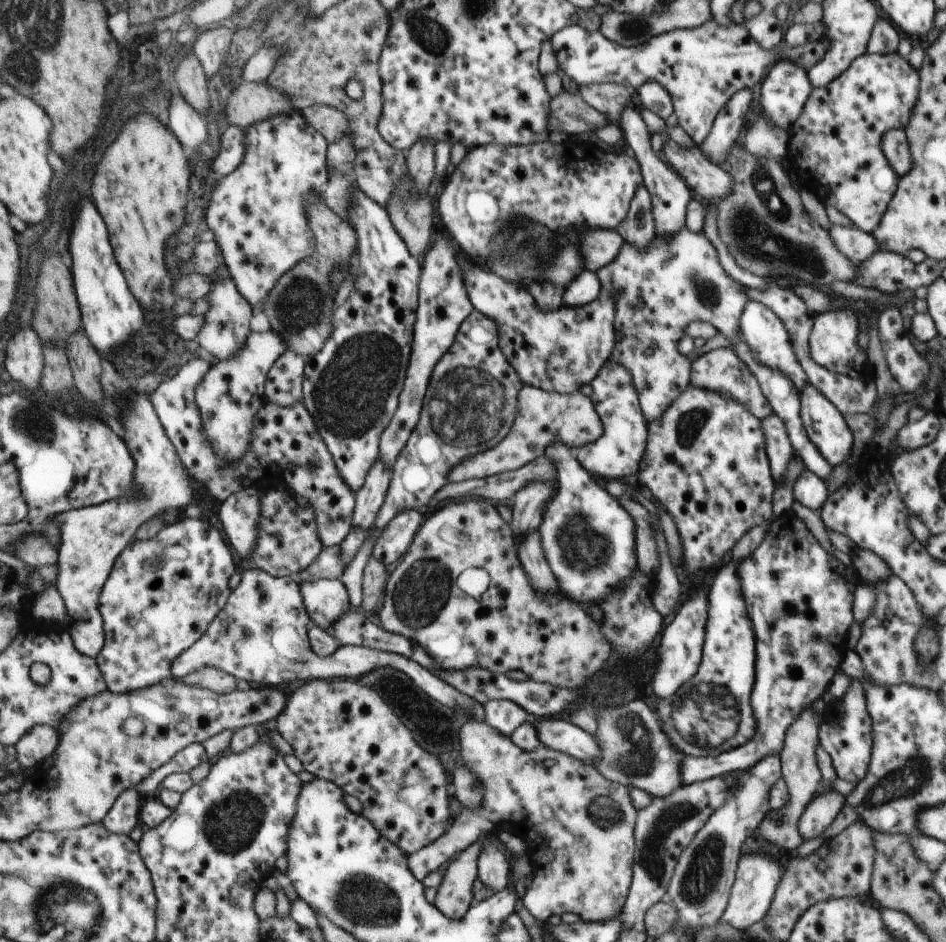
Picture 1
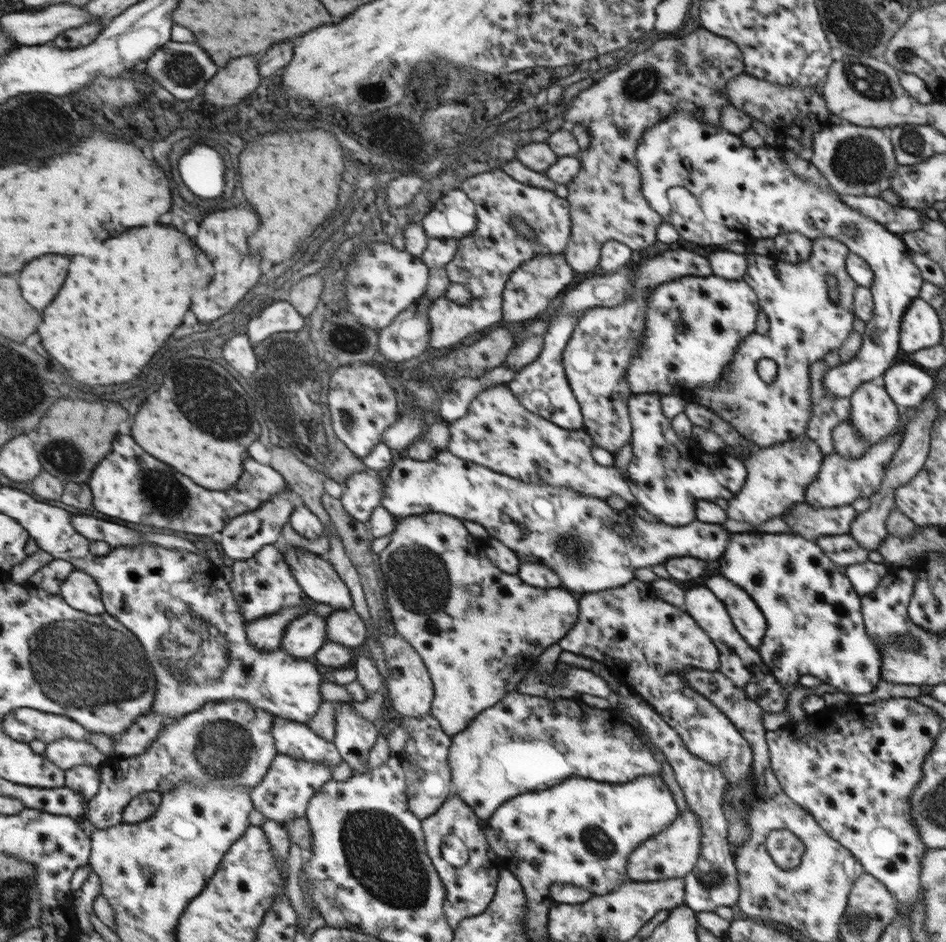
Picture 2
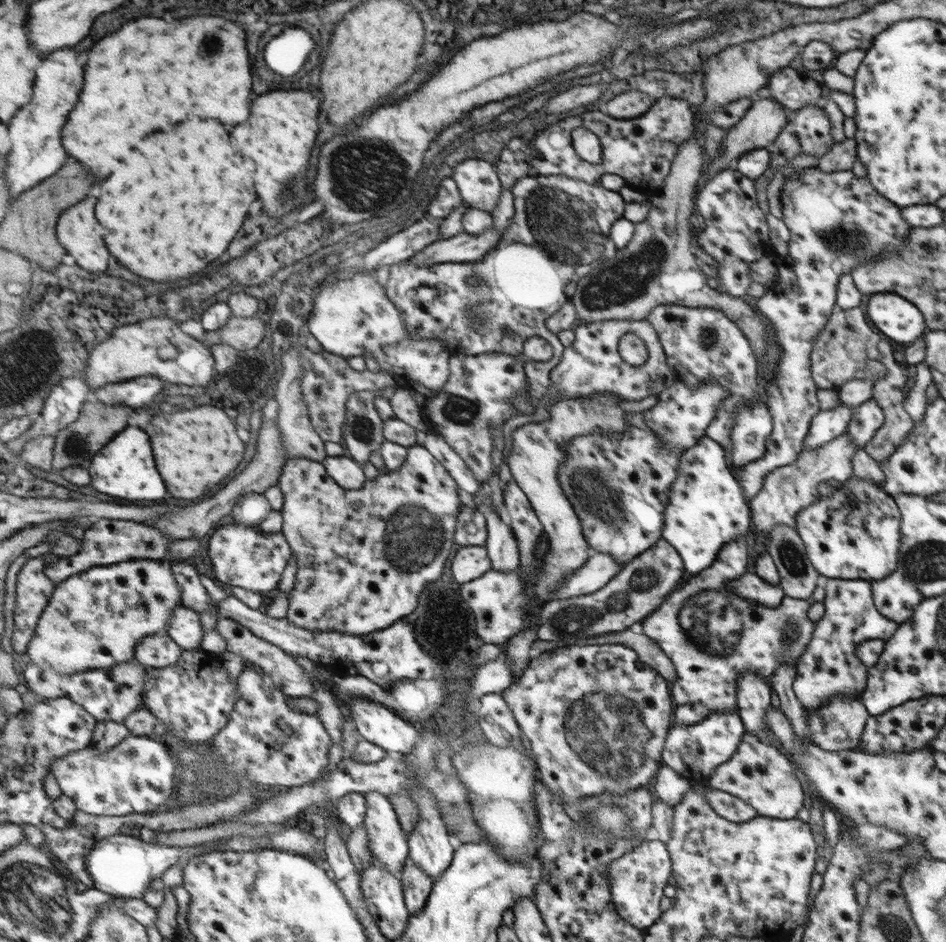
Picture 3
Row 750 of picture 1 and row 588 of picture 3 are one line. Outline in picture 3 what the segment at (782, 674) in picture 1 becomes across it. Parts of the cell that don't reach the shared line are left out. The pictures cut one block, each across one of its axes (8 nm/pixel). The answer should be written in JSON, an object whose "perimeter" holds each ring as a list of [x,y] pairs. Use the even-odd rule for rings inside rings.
{"perimeter":[[[750,573],[744,574],[740,580],[730,582],[730,590],[746,601],[754,601],[768,607],[780,605],[786,596],[780,586],[770,585],[761,576]]]}

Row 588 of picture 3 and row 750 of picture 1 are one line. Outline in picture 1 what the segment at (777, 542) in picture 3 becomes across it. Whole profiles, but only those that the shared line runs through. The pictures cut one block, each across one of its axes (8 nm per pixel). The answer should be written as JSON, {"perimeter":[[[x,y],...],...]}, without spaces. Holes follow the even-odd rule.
{"perimeter":[[[811,705],[802,710],[801,717],[789,727],[785,735],[785,747],[779,755],[782,766],[782,778],[787,783],[787,790],[790,799],[780,812],[768,812],[768,820],[764,818],[760,824],[760,834],[762,838],[776,844],[784,850],[798,849],[803,844],[803,839],[798,832],[798,820],[812,802],[817,794],[818,784],[822,780],[820,768],[816,763],[816,748],[819,745],[819,728],[821,717],[814,712]]]}

